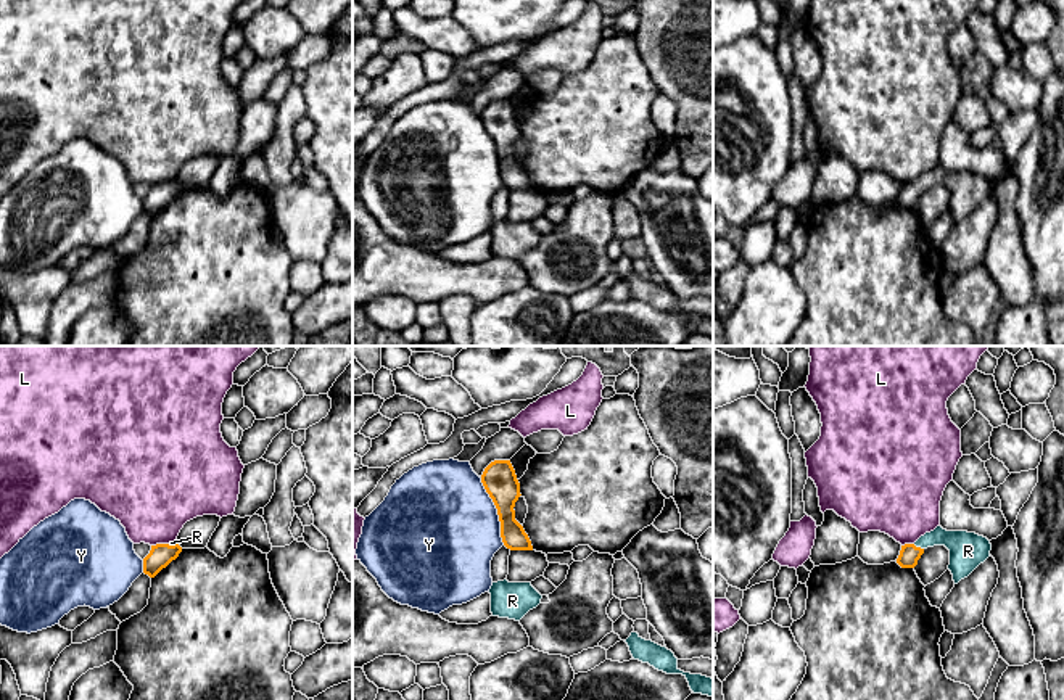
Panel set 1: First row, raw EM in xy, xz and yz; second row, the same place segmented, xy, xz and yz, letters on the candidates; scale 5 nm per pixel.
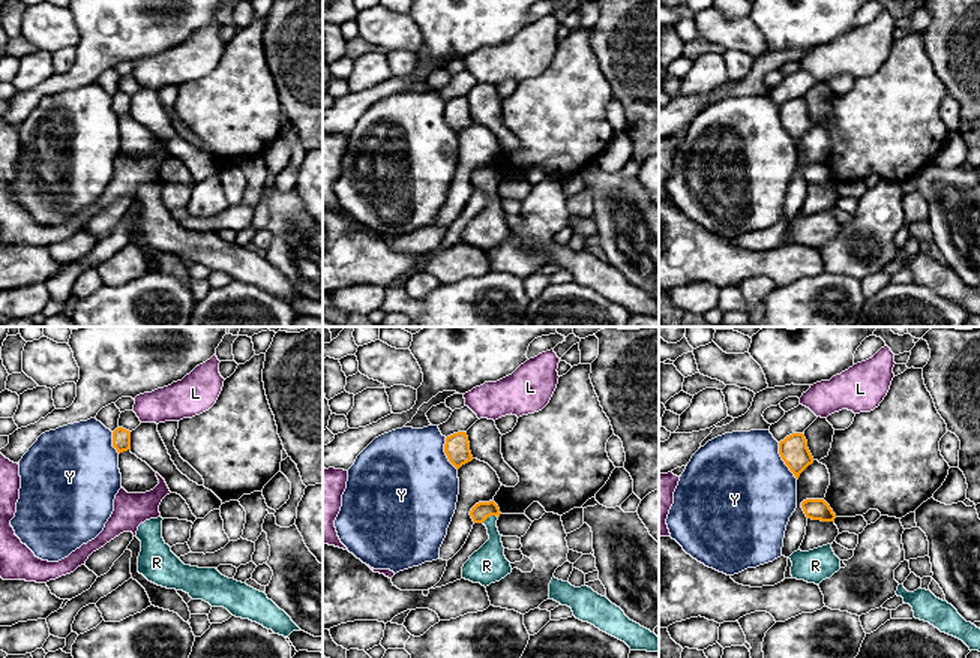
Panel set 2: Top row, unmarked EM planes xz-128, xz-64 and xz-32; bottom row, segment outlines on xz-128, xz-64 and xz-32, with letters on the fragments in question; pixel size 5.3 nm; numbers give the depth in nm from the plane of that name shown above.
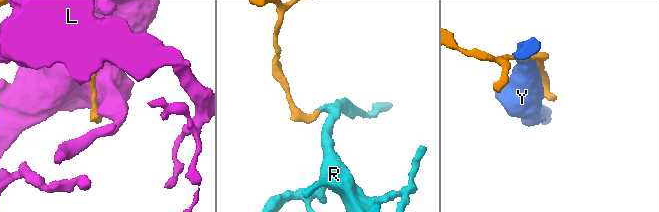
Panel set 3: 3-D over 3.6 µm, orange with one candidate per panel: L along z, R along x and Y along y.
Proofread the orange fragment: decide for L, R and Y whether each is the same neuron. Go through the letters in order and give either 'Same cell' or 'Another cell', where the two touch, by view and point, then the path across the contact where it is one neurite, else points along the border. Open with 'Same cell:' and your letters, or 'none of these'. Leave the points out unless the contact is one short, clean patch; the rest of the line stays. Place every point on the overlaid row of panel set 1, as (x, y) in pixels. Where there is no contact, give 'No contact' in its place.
Same cell: R
L: Another cell. Touches orange at xy (160, 544). Boundary: xy (168, 543), (152, 546)
R: Same cell. Touches orange at yz (918, 547). Path across: yz (910, 554), (918, 547), (952, 539), (968, 551)
Y: Another cell. Touches orange at xz (498, 512)

